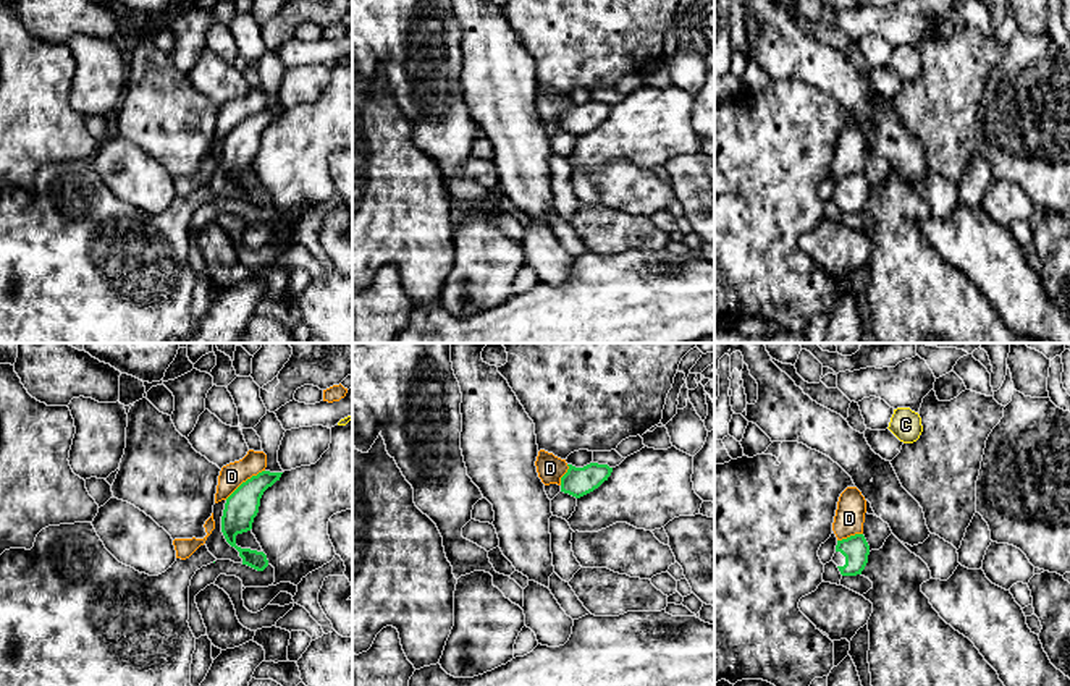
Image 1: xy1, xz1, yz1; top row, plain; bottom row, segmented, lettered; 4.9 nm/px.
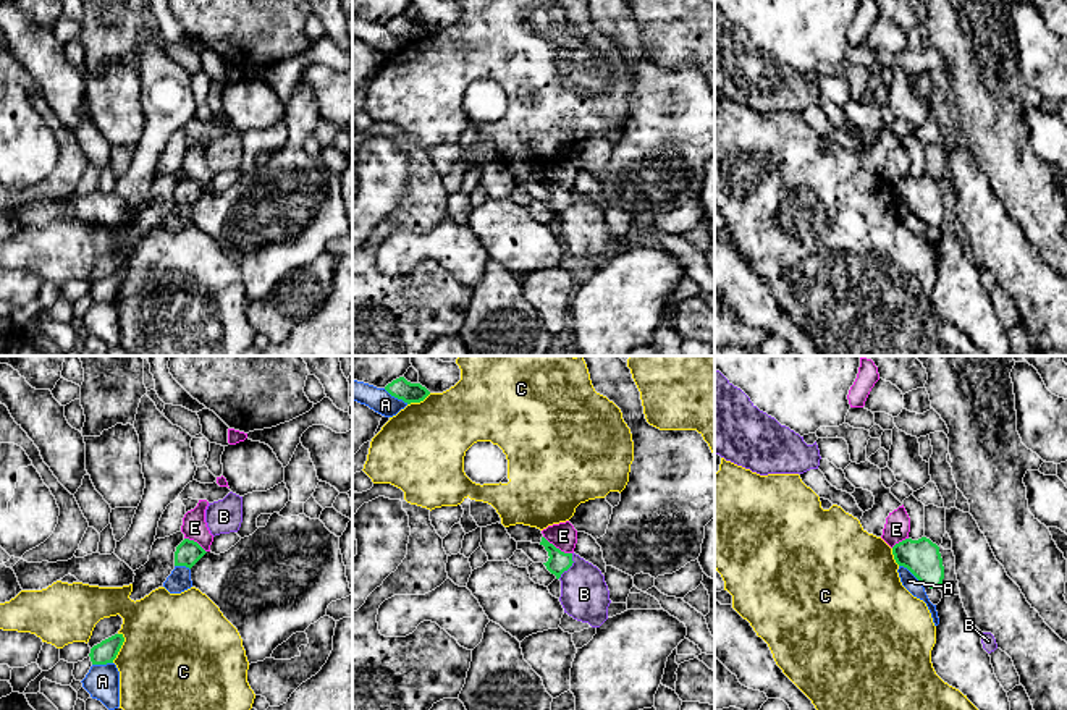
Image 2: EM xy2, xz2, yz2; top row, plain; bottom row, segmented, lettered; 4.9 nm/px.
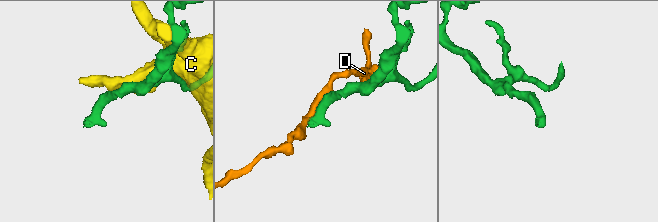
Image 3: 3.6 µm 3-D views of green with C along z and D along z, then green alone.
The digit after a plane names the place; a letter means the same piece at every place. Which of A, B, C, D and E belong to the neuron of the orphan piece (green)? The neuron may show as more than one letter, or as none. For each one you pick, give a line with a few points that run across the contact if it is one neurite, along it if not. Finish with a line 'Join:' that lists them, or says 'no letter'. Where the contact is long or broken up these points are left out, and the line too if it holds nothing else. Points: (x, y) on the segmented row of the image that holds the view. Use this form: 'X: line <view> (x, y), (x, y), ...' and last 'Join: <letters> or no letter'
Join: no letter

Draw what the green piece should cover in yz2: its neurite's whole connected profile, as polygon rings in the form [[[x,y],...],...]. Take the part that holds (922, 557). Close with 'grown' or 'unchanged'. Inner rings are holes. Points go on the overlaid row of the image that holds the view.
[[[905,539],[892,547],[894,560],[907,568],[923,585],[939,589],[944,579],[944,566],[939,547],[930,539]]]; unchanged

